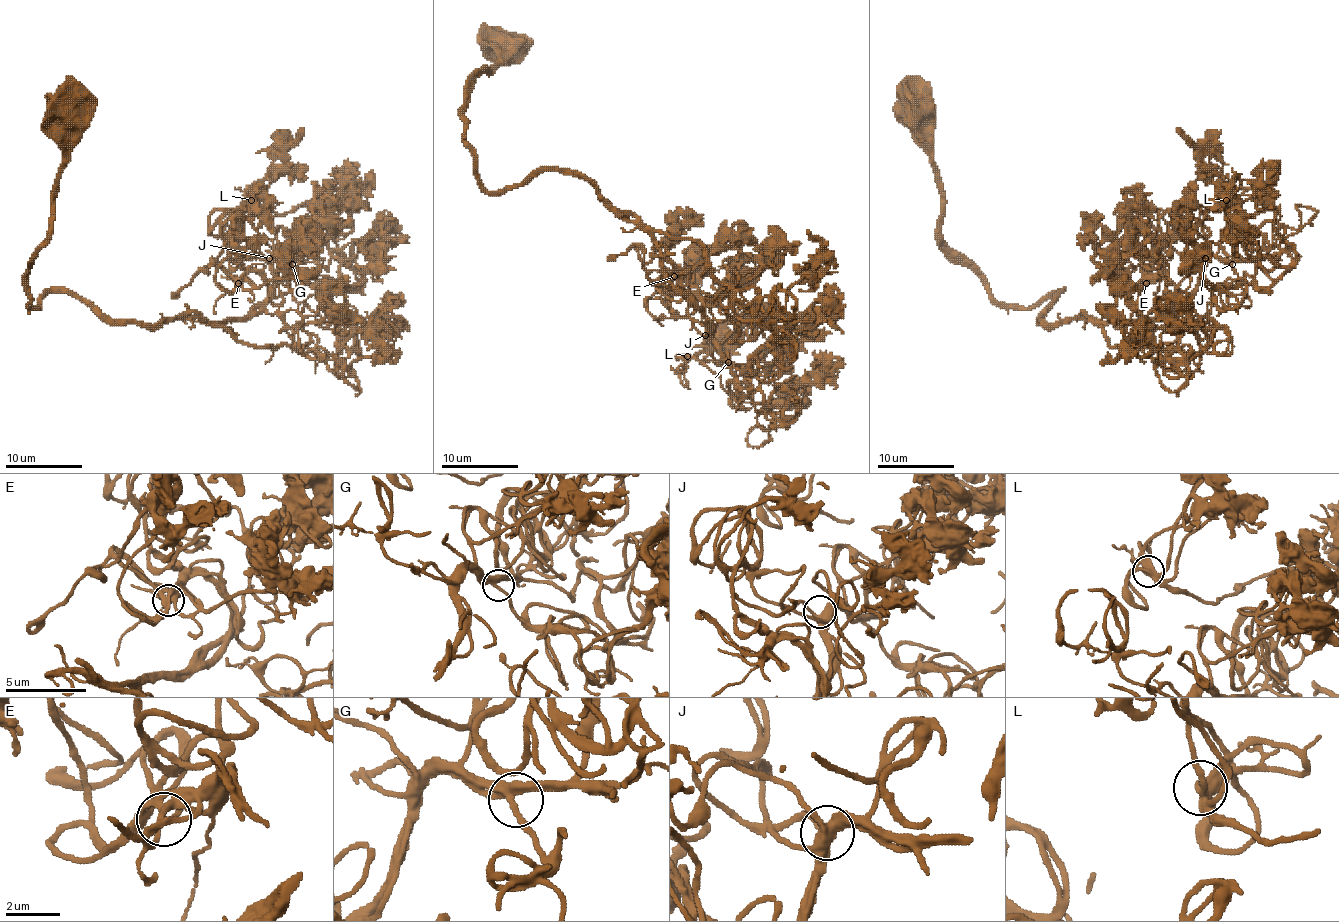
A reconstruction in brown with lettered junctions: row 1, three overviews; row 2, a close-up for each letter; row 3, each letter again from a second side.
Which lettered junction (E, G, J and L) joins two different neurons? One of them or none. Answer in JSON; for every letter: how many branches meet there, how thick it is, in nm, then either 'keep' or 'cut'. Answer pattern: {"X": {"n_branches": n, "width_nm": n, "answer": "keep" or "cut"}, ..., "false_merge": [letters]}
{"E": {"n_branches": 5, "width_nm": 240, "answer": "keep"}, "G": {"n_branches": 4, "width_nm": 280, "answer": "keep"}, "J": {"n_branches": 5, "width_nm": 440, "answer": "keep"}, "L": {"n_branches": 4, "width_nm": 380, "answer": "keep"}, "false_merge": []}

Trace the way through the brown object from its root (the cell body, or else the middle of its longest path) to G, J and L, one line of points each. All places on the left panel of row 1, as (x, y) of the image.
G: (74, 109), (34, 308), (70, 292), (112, 321), (242, 321), (273, 260), (292, 264)
J: (74, 109), (51, 235), (26, 275), (34, 308), (70, 292), (112, 321), (242, 321), (273, 291), (269, 258)
L: (74, 109), (34, 308), (70, 292), (112, 321), (242, 321), (313, 212), (252, 201)

